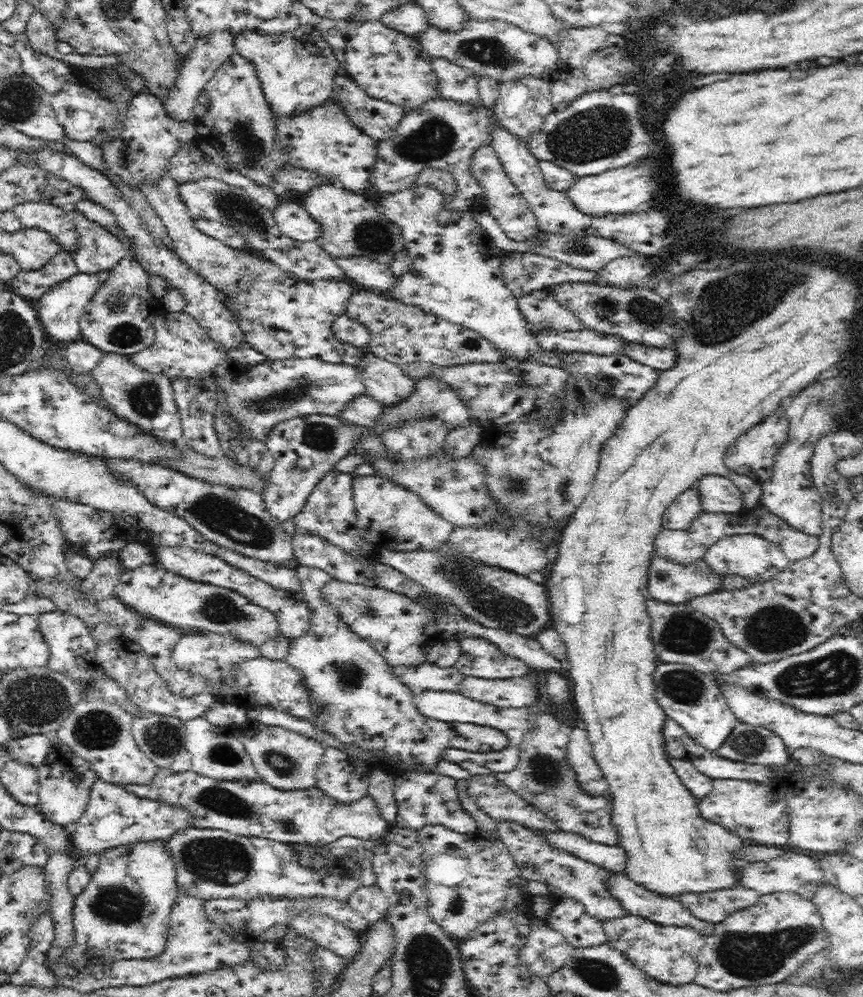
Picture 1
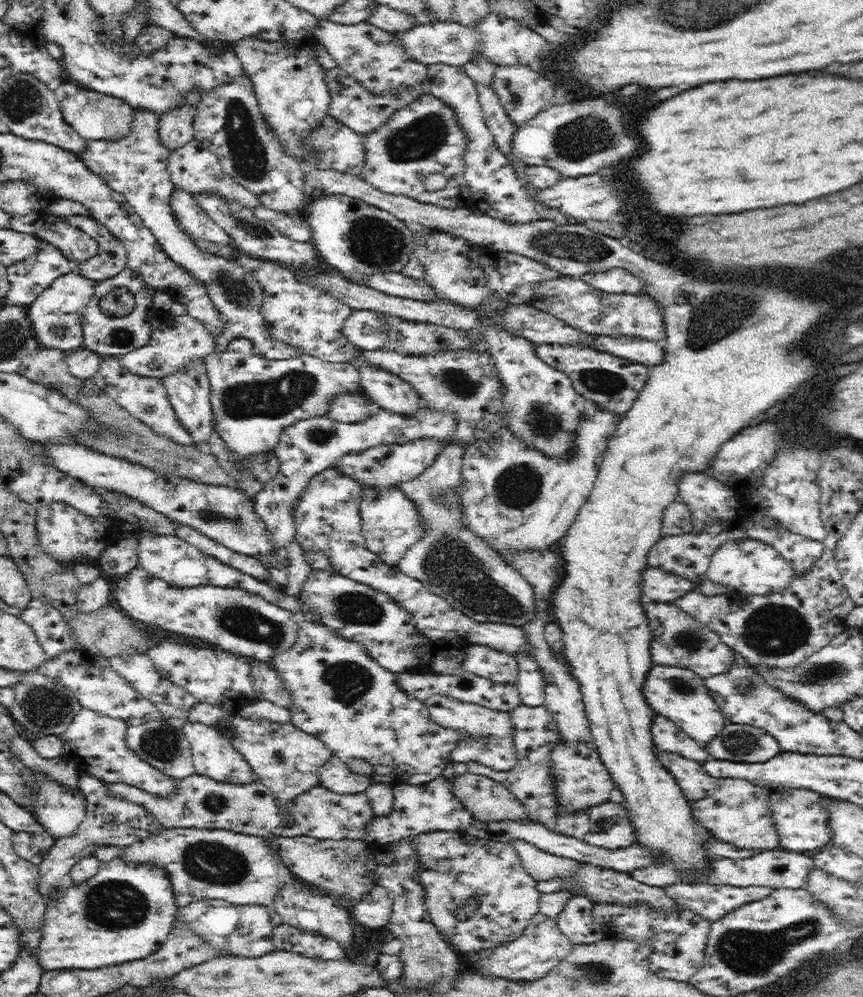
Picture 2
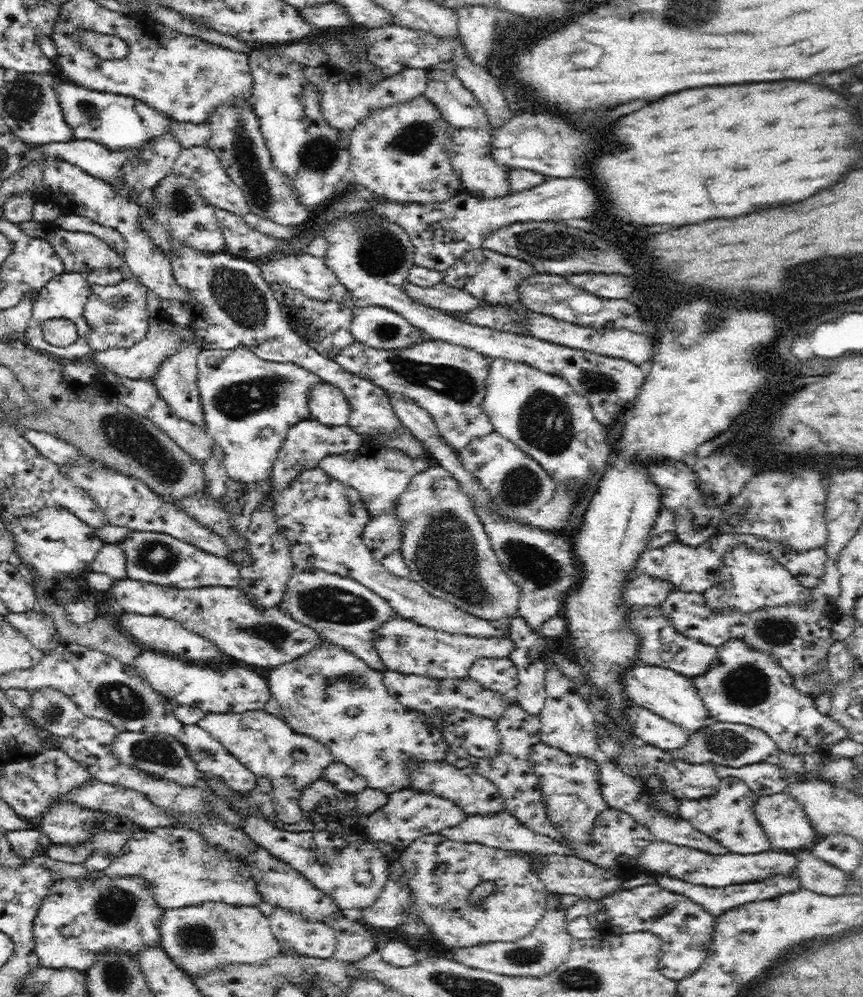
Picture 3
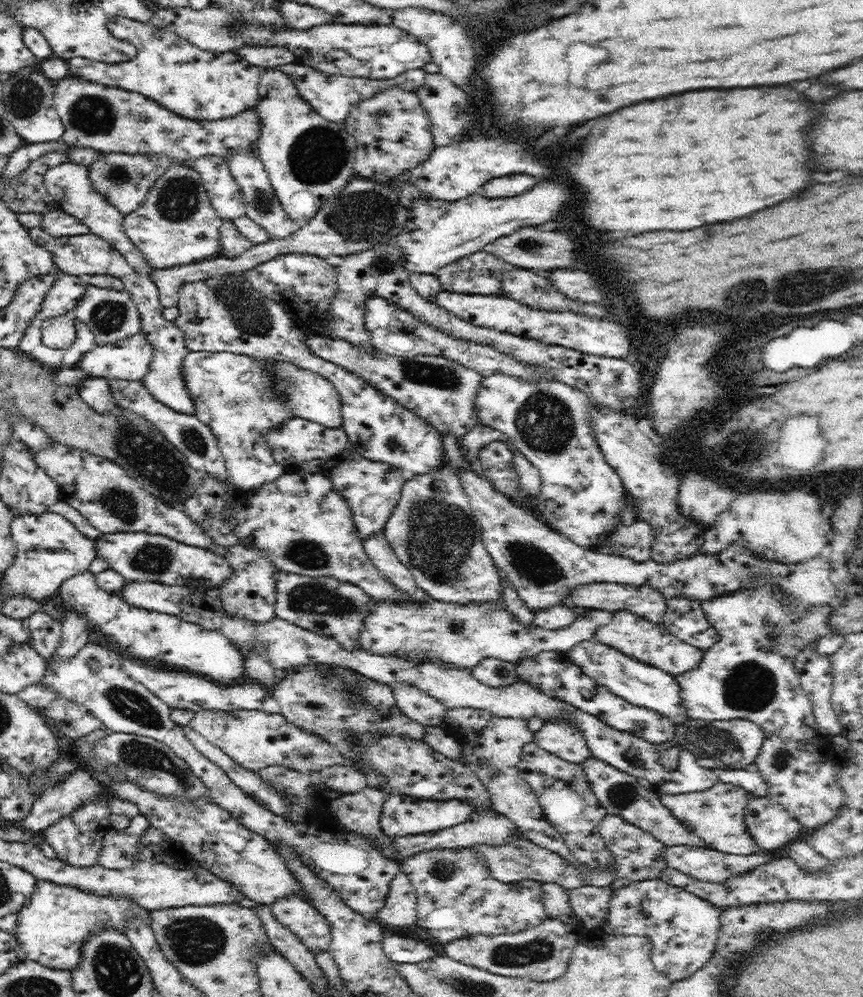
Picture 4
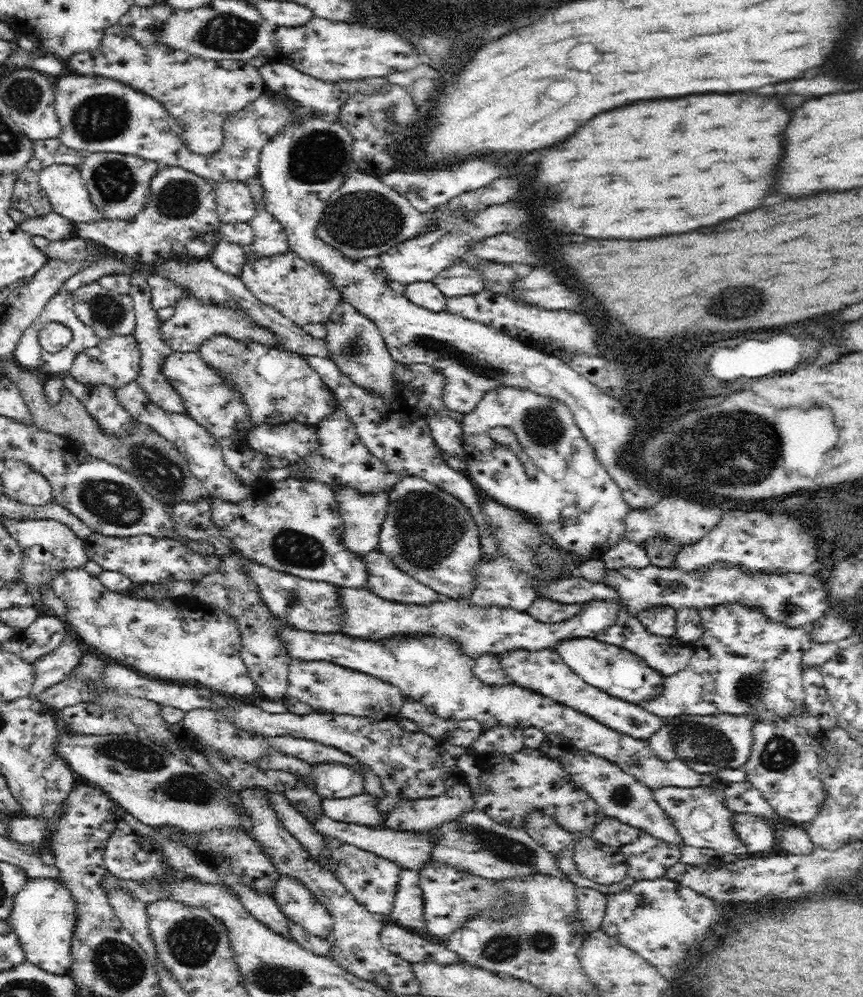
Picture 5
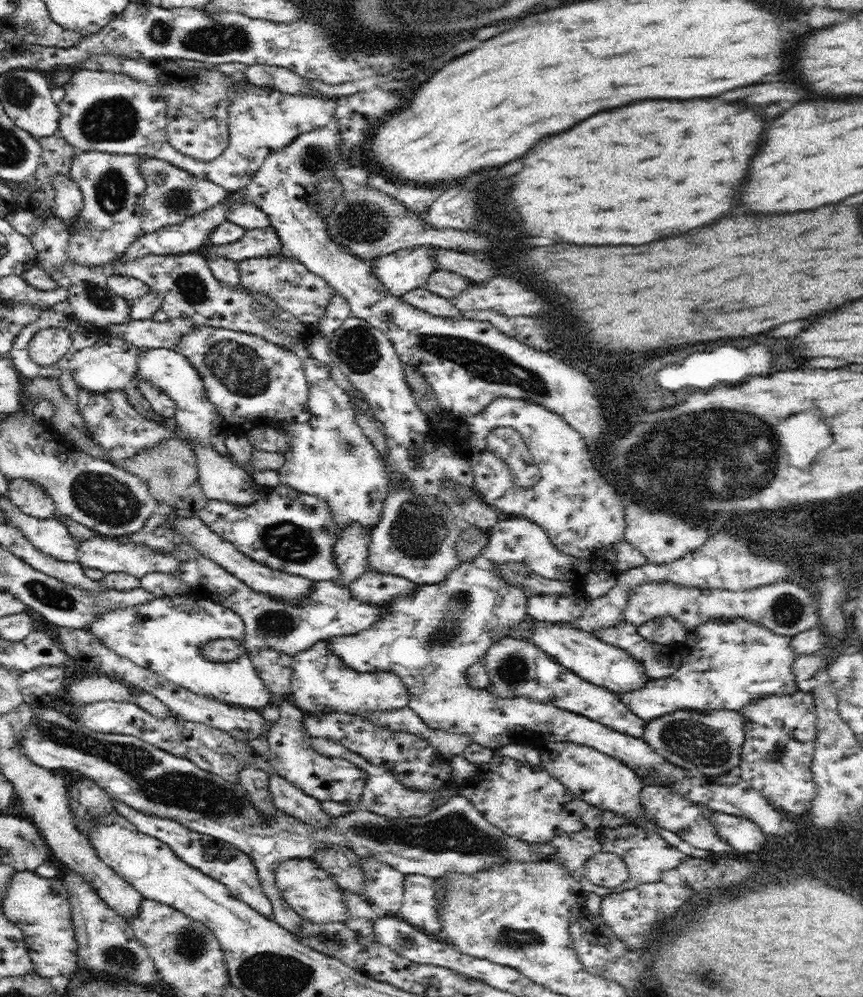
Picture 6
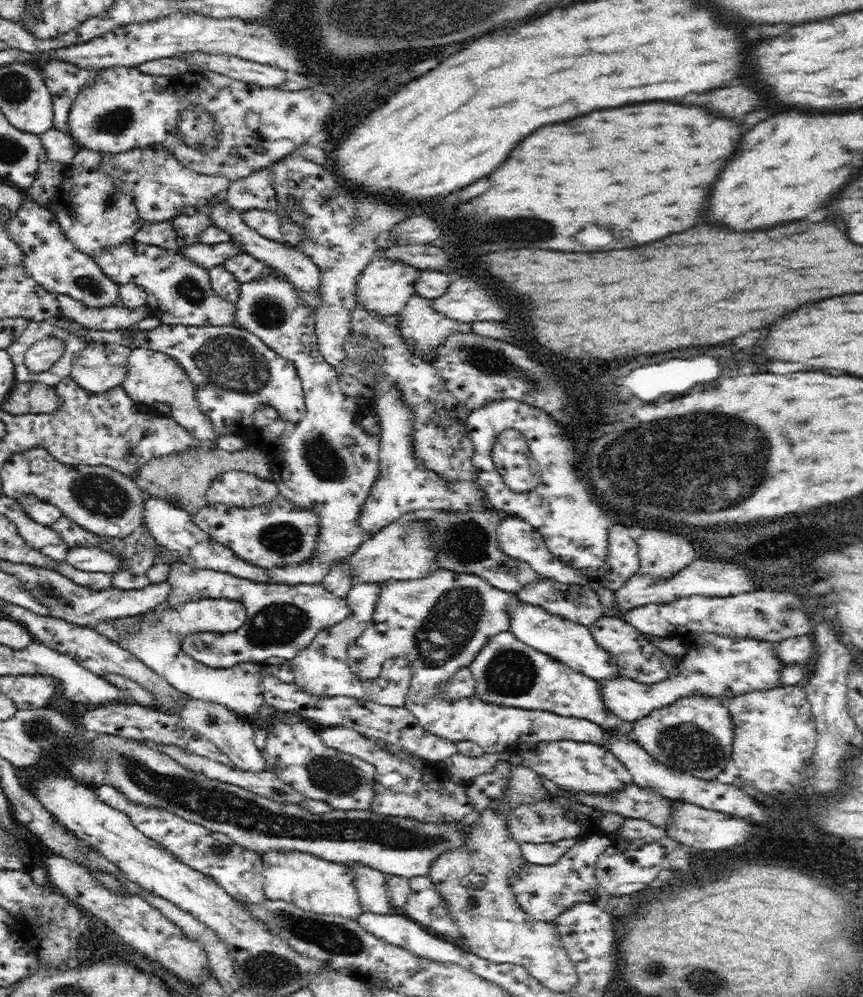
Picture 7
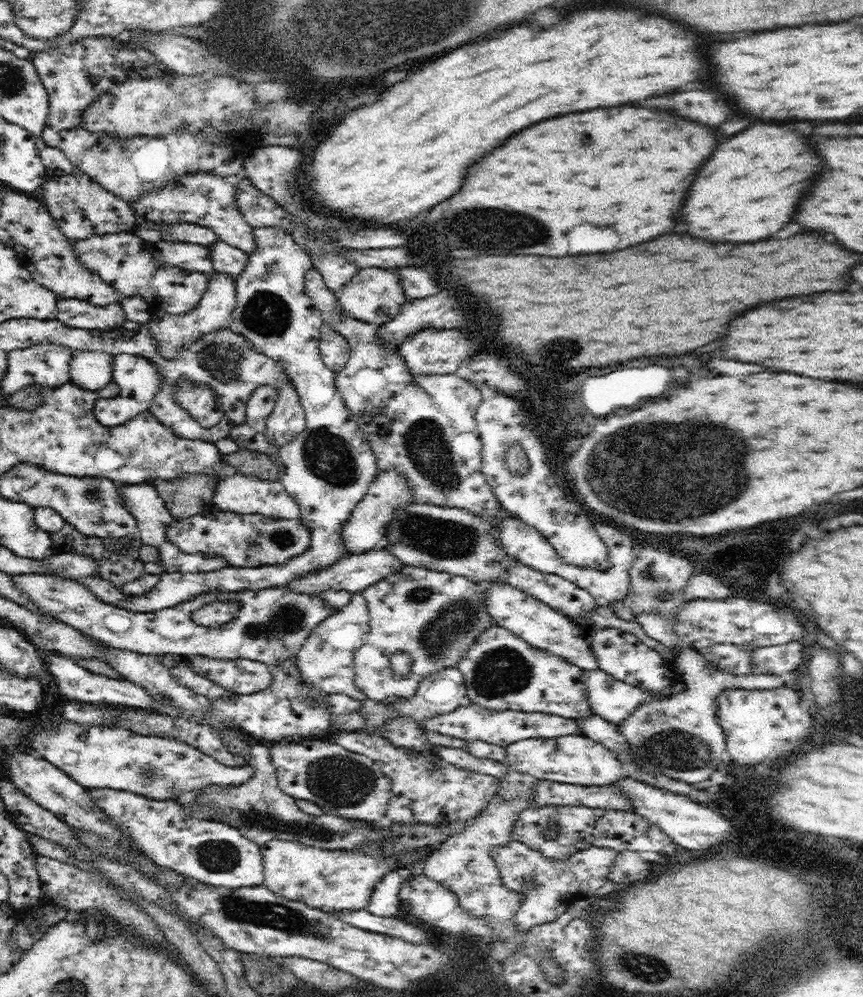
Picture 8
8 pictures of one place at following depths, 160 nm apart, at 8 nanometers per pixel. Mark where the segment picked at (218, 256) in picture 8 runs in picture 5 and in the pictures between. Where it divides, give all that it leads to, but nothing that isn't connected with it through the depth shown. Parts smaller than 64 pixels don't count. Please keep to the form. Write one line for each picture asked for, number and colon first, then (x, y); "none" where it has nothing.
5: (303, 292)
6: (285, 280)
7: (247, 268)

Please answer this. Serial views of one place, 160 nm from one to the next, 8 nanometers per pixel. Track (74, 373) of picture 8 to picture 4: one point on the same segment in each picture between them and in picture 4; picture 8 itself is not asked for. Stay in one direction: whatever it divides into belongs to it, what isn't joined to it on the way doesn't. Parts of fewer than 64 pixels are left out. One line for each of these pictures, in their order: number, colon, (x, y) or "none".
4: (130, 359)
5: (115, 361)
6: (111, 363)
7: (101, 366)

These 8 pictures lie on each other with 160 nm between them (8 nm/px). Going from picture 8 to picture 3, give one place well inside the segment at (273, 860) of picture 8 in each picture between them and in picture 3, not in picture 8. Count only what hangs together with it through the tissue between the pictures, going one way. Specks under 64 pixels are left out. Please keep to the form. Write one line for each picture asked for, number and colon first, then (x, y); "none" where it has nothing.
3: (295, 934)
4: (312, 929)
5: (295, 901)
6: (312, 893)
7: (314, 885)

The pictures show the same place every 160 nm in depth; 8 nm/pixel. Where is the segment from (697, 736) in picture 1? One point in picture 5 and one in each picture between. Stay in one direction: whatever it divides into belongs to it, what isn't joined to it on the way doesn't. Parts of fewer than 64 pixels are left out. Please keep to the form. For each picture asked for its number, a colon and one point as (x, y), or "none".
2: (678, 693)
3: (672, 695)
4: (648, 686)
5: (608, 667)

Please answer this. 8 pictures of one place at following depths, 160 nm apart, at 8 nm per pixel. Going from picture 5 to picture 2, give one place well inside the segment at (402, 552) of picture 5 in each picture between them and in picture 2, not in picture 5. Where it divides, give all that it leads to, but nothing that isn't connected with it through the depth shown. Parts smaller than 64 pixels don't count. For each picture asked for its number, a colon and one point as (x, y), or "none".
2: (451, 563)
3: (446, 549)
4: (433, 531)

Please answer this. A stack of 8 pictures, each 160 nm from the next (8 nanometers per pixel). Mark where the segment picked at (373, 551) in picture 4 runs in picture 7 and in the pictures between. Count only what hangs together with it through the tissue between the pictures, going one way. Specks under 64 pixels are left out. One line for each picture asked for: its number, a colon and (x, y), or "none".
5: (387, 580)
6: (380, 587)
7: (322, 668)

